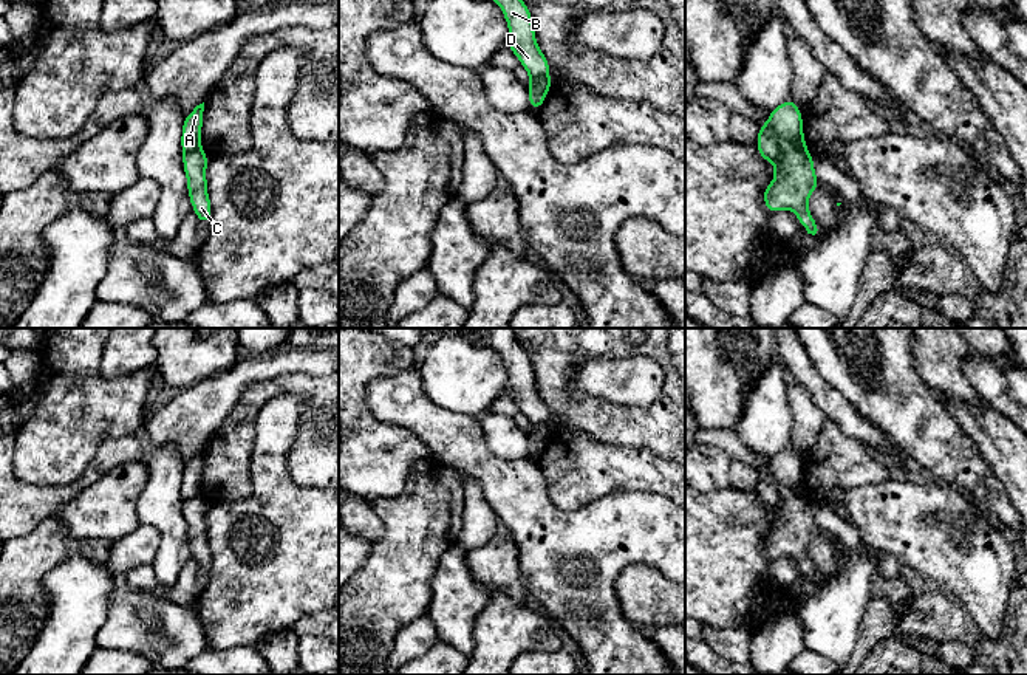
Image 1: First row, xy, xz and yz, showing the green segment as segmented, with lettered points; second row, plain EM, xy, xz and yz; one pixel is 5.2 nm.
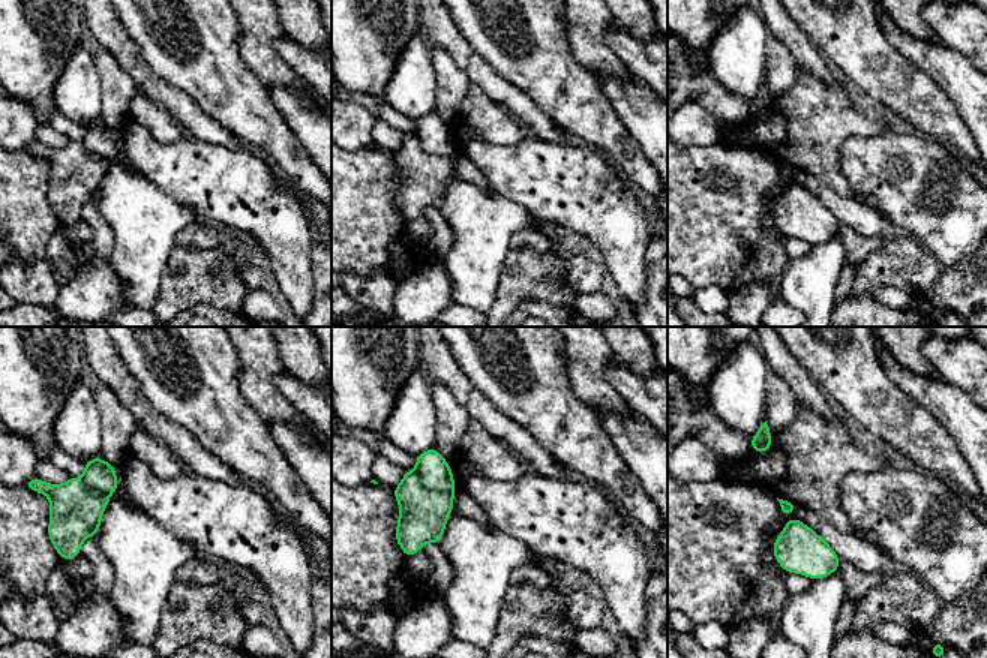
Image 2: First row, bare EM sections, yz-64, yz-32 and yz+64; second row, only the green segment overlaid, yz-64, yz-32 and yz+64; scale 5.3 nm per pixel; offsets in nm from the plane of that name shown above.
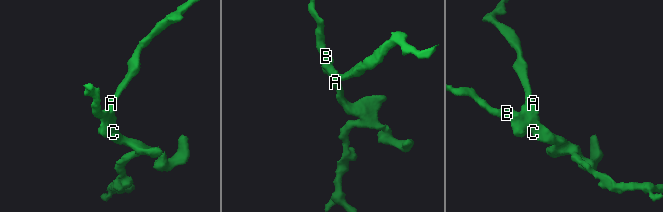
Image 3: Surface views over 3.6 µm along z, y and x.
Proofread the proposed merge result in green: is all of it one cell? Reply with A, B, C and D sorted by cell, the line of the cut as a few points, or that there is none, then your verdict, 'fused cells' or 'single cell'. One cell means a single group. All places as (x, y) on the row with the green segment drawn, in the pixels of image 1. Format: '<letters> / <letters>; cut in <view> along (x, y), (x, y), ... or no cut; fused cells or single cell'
A / B C D; cut in yz along (767, 123), (783, 149), (801, 149), (806, 152); fused cells

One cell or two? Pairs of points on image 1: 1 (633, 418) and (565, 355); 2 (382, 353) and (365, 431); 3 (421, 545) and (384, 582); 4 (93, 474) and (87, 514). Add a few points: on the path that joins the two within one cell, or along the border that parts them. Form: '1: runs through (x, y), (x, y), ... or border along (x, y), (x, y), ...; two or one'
1: runs through (607, 418), (583, 414), (562, 392), (562, 381); one
2: runs through (364, 372), (356, 380), (356, 412); one
3: runs through (412, 555), (393, 573); one
4: border along (122, 463), (82, 488), (62, 505); two

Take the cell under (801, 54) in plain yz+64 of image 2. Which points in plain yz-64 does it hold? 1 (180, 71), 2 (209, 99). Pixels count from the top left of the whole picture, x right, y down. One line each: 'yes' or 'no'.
1: no
2: no

